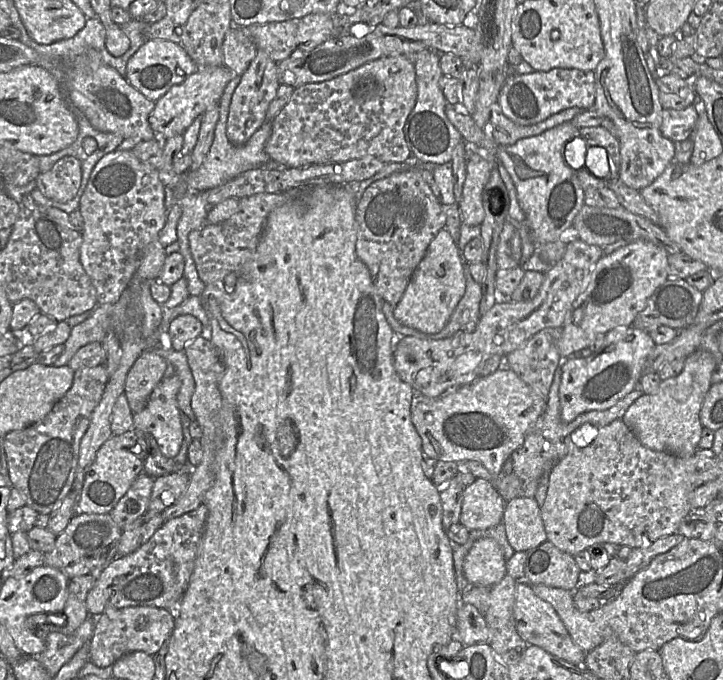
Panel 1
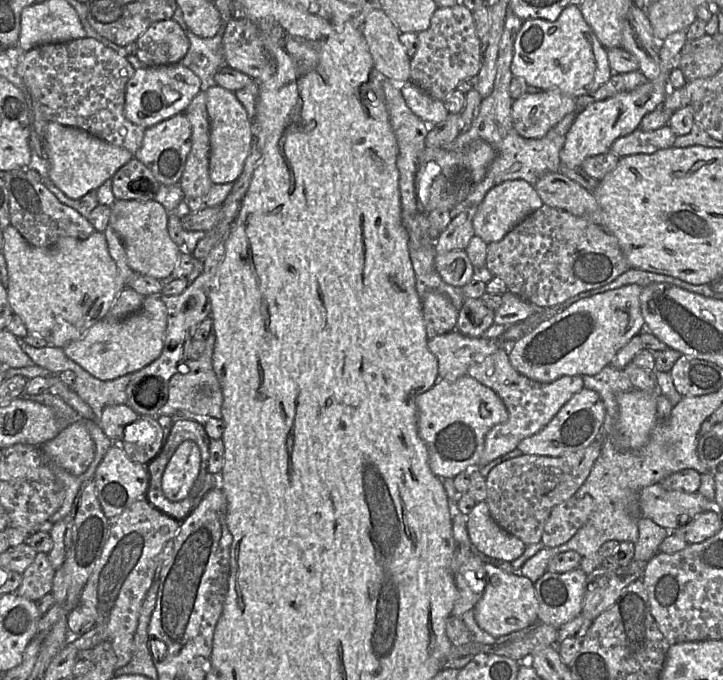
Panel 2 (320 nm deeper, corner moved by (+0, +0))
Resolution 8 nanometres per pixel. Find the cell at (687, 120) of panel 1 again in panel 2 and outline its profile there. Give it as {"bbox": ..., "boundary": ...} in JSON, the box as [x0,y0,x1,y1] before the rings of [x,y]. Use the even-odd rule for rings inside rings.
{"bbox":[609,124,676,158],"boundary":[[[668,124],[653,131],[637,129],[618,138],[609,151],[620,158],[633,154],[652,154],[661,149],[672,147],[676,137]]]}

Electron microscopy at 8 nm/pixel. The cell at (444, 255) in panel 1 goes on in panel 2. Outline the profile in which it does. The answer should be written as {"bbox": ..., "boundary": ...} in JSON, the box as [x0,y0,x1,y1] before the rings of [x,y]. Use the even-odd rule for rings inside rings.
{"bbox":[434,250,474,287],"boundary":[[[465,250],[437,254],[434,267],[442,280],[454,287],[465,286],[474,275],[474,267]]]}

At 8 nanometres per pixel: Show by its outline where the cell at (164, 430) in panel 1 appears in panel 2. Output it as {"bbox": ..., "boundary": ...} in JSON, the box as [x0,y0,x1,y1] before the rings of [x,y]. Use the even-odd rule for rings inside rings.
{"bbox":[161,440,200,507],"boundary":[[[191,440],[182,442],[167,463],[162,475],[161,484],[164,495],[163,500],[170,505],[179,507],[180,505],[178,503],[186,499],[191,494],[200,473],[200,463],[200,450],[197,444]]]}

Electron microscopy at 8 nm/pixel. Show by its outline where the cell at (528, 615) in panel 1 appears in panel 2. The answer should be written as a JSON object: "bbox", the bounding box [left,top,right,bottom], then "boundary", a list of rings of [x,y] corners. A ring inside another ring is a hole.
{"bbox":[474,563,538,639],"boundary":[[[485,563],[486,587],[476,603],[474,616],[478,626],[496,639],[509,633],[522,630],[538,621],[538,601],[534,583],[527,577],[507,573]]]}

